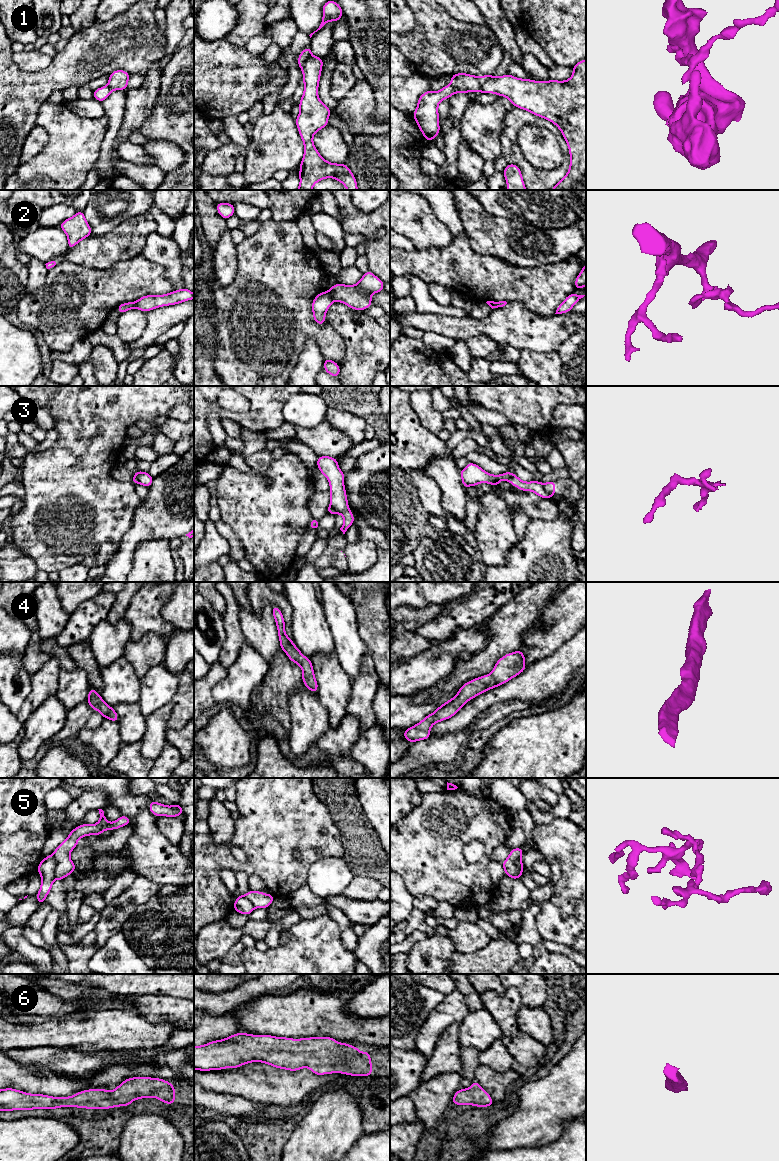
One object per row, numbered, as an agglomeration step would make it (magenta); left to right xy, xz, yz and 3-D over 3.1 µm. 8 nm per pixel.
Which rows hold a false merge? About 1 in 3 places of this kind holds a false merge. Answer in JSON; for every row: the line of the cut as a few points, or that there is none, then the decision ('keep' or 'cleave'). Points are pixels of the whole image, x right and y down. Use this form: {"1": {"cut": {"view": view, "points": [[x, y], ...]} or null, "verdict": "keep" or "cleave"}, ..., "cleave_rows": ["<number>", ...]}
{"1": {"cut": {"view": "xz", "points": [[310, 53], [301, 67]]}, "verdict": "cleave"}, "2": {"cut": {"view": "xz", "points": [[327, 292], [333, 300]]}, "verdict": "cleave"}, "3": {"cut": {"view": "yz", "points": [[542, 484], [543, 488], [551, 495]]}, "verdict": "cleave"}, "4": {"cut": null, "verdict": "keep"}, "5": {"cut": {"view": "xy", "points": [[51, 855], [55, 862], [55, 878]]}, "verdict": "cleave"}, "6": {"cut": null, "verdict": "keep"}, "cleave_rows": ["1", "2", "3", "5"]}

